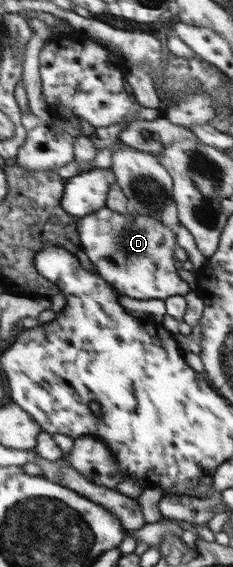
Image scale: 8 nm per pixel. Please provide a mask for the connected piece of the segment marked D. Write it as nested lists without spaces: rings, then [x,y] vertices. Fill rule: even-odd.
[[[106,206],[78,219],[84,249],[98,273],[102,273],[116,291],[135,300],[164,300],[185,296],[190,289],[176,275],[172,265],[175,233],[150,216],[120,214]]]

